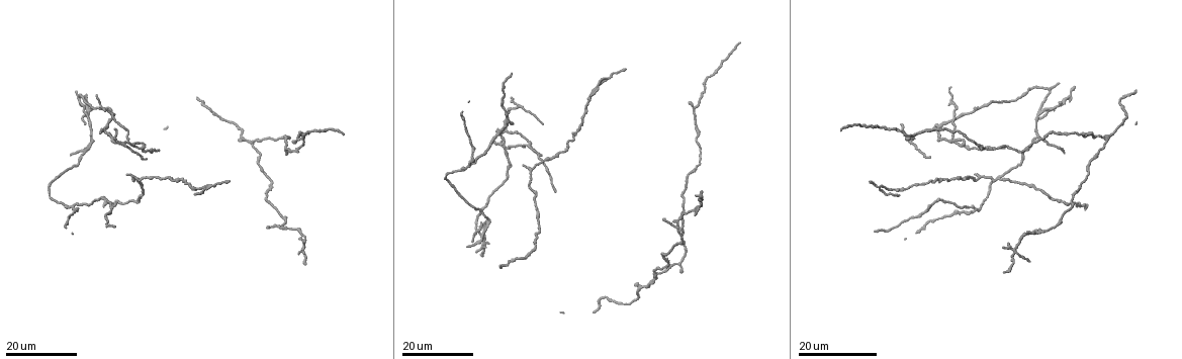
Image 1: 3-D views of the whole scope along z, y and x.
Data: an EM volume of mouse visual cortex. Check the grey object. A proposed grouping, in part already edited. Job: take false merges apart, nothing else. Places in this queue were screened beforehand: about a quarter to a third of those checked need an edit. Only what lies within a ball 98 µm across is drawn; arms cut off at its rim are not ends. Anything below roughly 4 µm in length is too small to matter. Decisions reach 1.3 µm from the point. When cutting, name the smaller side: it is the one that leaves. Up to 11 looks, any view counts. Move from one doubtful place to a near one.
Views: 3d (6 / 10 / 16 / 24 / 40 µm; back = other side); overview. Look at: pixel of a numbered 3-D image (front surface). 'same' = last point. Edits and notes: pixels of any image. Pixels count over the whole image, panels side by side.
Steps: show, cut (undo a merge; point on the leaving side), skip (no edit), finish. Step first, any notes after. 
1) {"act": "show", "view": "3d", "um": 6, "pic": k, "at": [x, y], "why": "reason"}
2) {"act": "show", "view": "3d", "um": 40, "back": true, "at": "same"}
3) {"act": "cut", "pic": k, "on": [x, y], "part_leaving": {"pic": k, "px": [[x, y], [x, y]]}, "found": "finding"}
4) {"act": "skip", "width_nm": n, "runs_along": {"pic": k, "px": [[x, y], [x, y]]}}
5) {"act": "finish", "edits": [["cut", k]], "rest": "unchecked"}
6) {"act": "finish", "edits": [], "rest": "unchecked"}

{"act": "show", "view": "3d", "um": 16, "pic": 1, "at": [648, 286], "why": "a fork"}

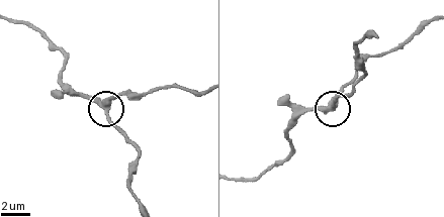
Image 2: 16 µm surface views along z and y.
{"act": "show", "view": "3d", "um": 6, "pic": 2, "at": [332, 108]}

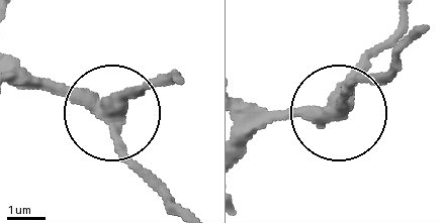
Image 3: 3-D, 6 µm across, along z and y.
{"act": "skip", "runs_along": {"pic": 3, "px": [[179, 80], [157, 80], [98, 115], [24, 70]]}, "found": "all the same neuron"}

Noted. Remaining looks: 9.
{"act": "show", "view": "3d", "um": 24, "pic": 1, "at": [305, 246], "why": "four-way junction"}

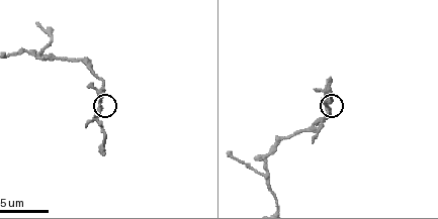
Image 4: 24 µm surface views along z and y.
{"act": "show", "view": "3d", "um": 10, "pic": 4, "at": [100, 102], "why": "closer look"}

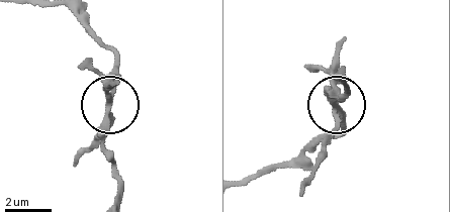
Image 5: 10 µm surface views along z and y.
{"act": "cut", "pic": 5, "on": [330, 132], "arms": 4, "part_leaving": {"pic": 5, "px": [[335, 106], [333, 127], [301, 195]]}, "found": "two neurons meet here"}

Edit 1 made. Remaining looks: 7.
{"act": "show", "view": "3d", "um": 10, "pic": 4, "at": [263, 175], "why": "side arm on a straight run"}

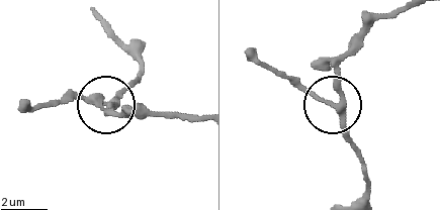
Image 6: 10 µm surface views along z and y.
{"act": "skip", "side_arm_um": 5, "runs_along": {"pic": 6, "px": [[356, 198], [367, 180], [342, 116], [288, 78]]}, "found": "one neuron here"}

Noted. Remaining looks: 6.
{"act": "show", "view": "3d", "um": 24, "pic": 1, "at": [470, 163], "why": "branch point"}

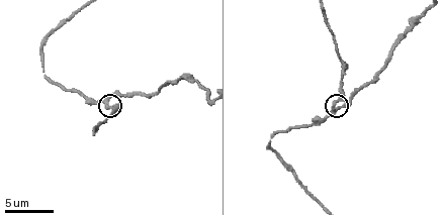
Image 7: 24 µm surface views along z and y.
{"act": "show", "view": "3d", "um": 10, "pic": 7, "at": [106, 102]}

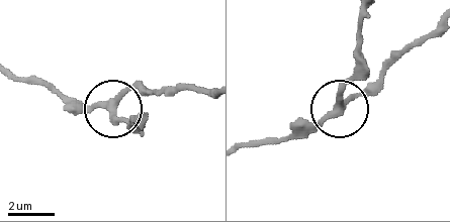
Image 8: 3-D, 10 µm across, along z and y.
{"act": "skip", "arms": 3, "runs_along": {"pic": 8, "px": [[248, 141], [277, 141], [323, 122], [362, 69]]}, "found": "all the same neuron"}

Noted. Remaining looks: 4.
{"act": "show", "view": "3d", "um": 16, "pic": 1, "at": [489, 221]}

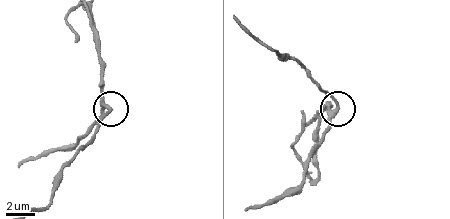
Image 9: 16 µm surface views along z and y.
{"act": "show", "view": "3d", "um": 10, "pic": 9, "at": [106, 105]}

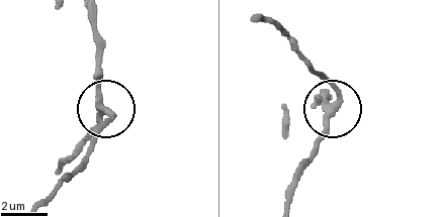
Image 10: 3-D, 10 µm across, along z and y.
{"act": "skip", "arms": 3, "runs_along": {"pic": 10, "px": [[313, 103], [324, 97], [330, 114], [328, 131], [315, 147]]}, "found": "all the same neuron"}

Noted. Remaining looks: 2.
{"act": "finish", "edits": [["cut", 5]], "rest": "unchecked"}

